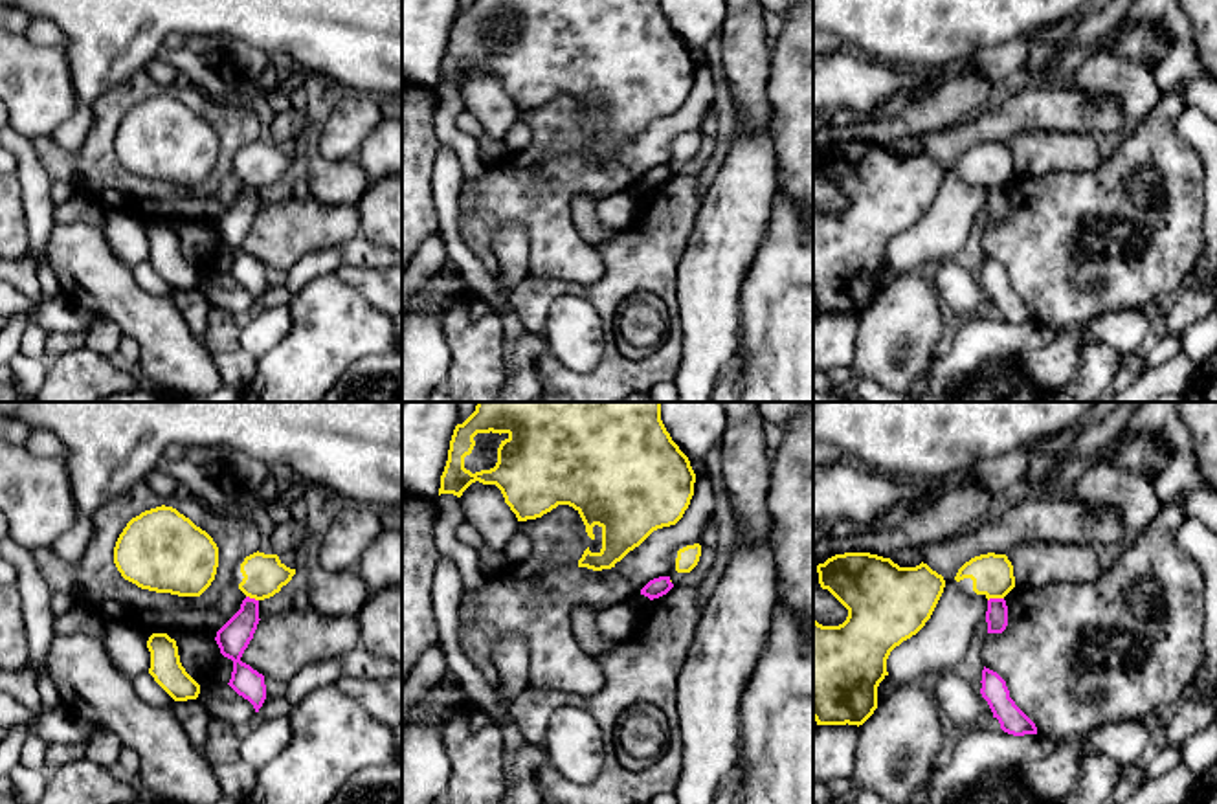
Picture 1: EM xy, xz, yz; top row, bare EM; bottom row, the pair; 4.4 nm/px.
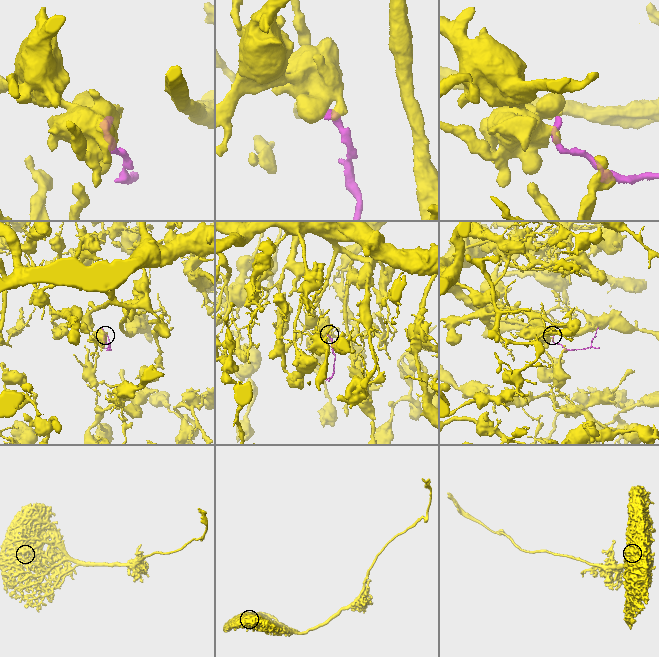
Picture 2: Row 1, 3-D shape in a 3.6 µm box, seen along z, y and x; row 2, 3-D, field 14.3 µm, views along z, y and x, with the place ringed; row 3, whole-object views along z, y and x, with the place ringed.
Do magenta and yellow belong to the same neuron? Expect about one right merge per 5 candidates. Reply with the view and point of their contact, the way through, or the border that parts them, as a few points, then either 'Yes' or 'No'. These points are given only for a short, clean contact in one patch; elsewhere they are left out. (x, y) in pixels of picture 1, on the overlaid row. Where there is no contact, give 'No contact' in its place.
Touches magenta at yz (995, 599). No

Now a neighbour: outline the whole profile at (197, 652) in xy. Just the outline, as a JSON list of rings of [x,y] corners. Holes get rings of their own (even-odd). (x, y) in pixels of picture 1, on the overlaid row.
[[[182,633],[176,639],[180,663],[185,672],[198,683],[204,685],[206,674],[213,668],[220,648],[215,639],[202,633]]]

